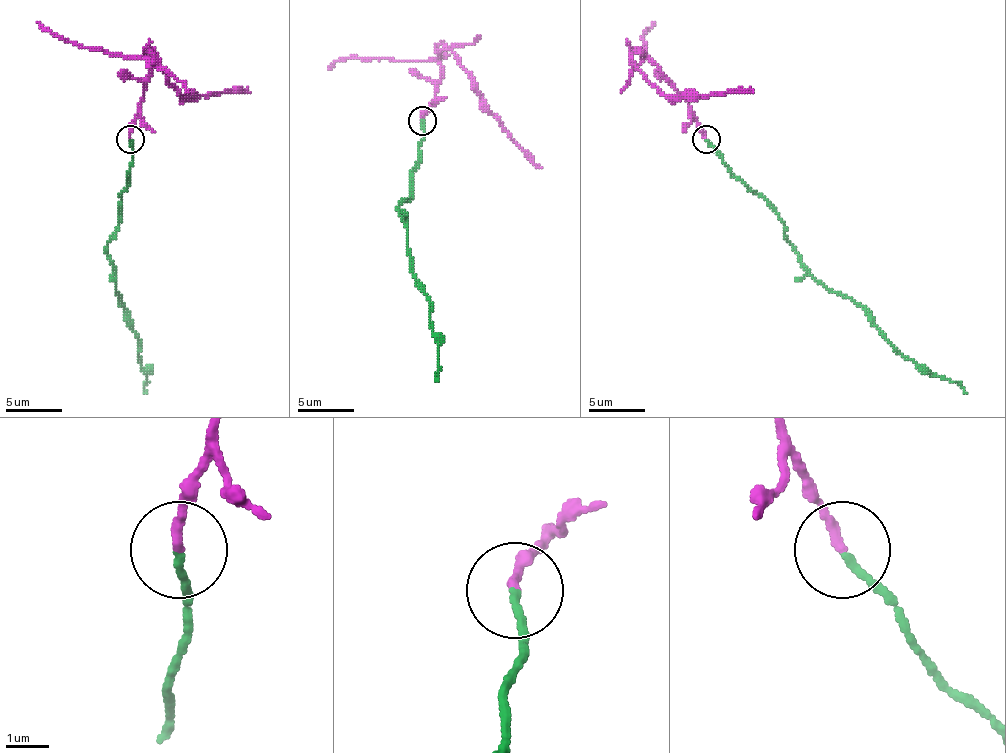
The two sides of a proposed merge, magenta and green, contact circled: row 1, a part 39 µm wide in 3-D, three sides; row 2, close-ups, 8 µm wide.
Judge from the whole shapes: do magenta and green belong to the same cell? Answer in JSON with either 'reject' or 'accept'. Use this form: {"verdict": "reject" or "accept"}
{"verdict": "reject"}

